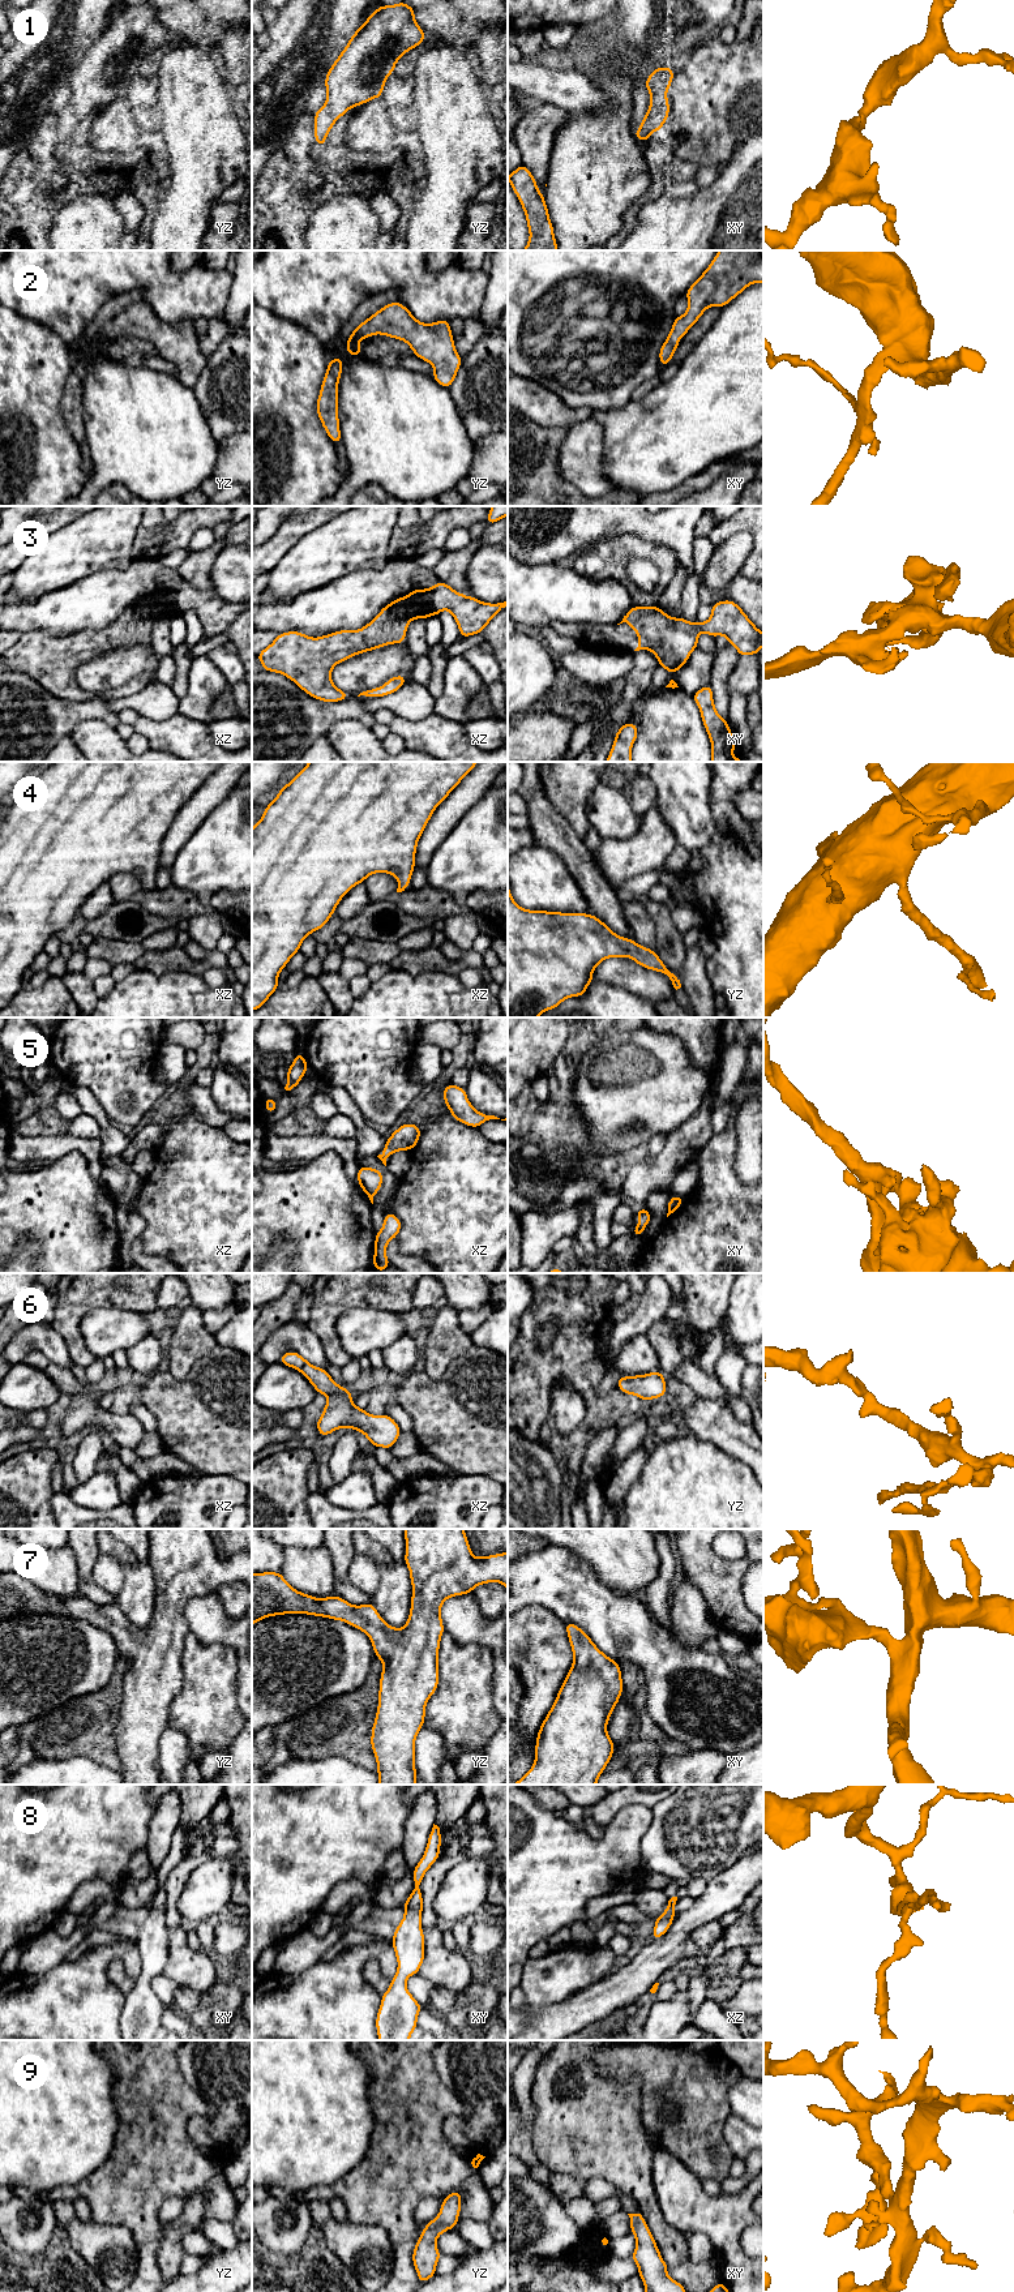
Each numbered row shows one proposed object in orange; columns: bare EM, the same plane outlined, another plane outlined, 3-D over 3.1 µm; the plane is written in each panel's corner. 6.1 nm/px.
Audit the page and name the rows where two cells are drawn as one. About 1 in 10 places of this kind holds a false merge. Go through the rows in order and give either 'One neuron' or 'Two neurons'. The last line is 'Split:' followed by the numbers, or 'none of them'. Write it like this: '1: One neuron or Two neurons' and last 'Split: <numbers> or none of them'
1: One neuron
2: One neuron
3: One neuron
4: One neuron
5: One neuron
6: One neuron
7: One neuron
8: One neuron
9: One neuron
Split: none of them

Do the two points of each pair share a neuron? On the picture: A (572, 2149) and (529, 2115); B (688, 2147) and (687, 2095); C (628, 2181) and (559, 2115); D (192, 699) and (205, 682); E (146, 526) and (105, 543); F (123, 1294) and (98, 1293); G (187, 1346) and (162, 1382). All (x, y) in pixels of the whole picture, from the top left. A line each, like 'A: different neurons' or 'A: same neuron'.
A: different neurons
B: same neuron
C: same neuron
D: same neuron
E: different neurons
F: same neuron
G: different neurons

